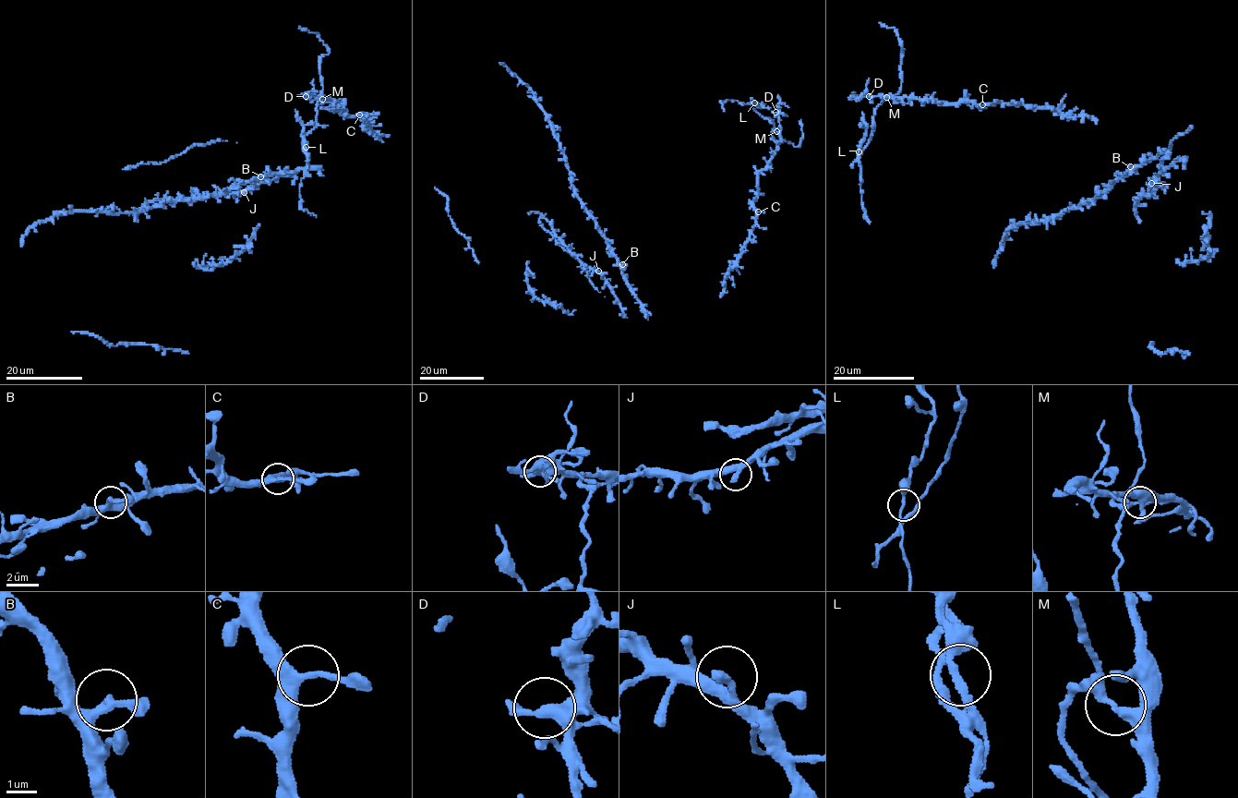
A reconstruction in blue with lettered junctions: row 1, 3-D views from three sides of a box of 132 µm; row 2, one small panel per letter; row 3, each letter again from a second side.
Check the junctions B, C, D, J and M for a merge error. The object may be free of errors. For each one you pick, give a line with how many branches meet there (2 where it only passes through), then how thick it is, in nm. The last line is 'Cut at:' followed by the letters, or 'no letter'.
M: Branches: 2. Thickness 320 nm
Cut at: M

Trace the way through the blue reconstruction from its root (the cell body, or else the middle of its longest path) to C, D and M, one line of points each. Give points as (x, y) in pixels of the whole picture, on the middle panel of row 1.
C: (719, 296), (724, 288), (725, 275), (748, 238), (758, 211)
D: (719, 296), (725, 275), (755, 224), (758, 174), (780, 139), (775, 112)
M: (719, 296), (725, 275), (755, 224), (758, 174), (780, 139), (776, 131)

